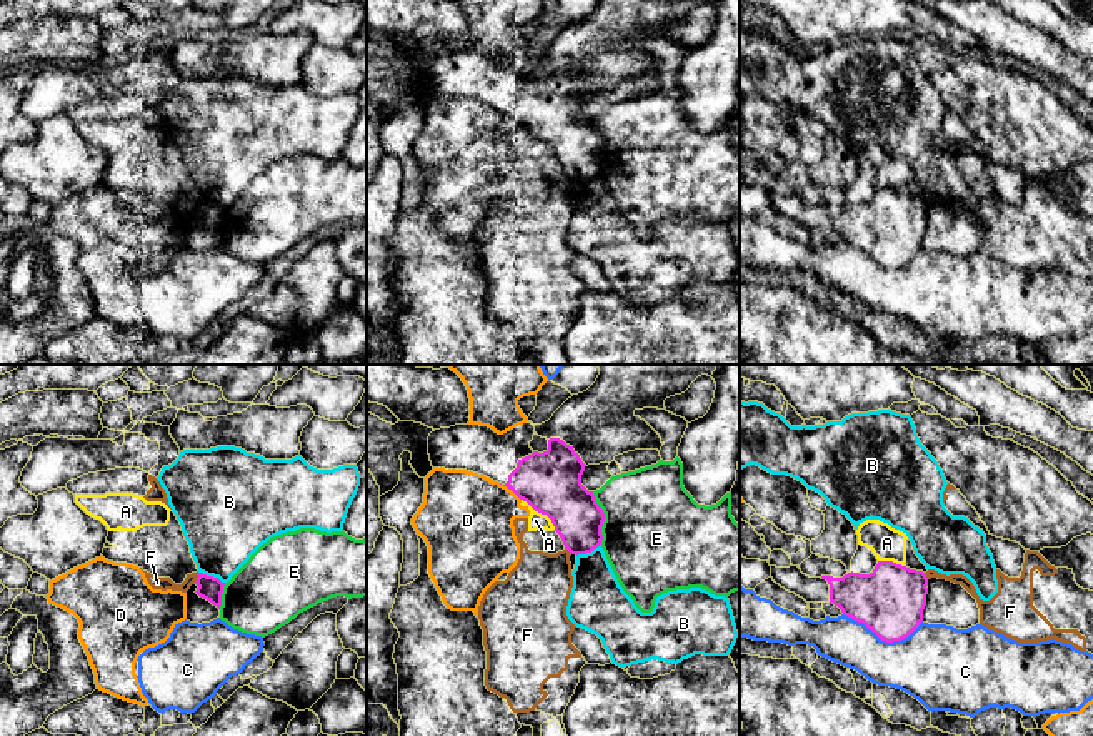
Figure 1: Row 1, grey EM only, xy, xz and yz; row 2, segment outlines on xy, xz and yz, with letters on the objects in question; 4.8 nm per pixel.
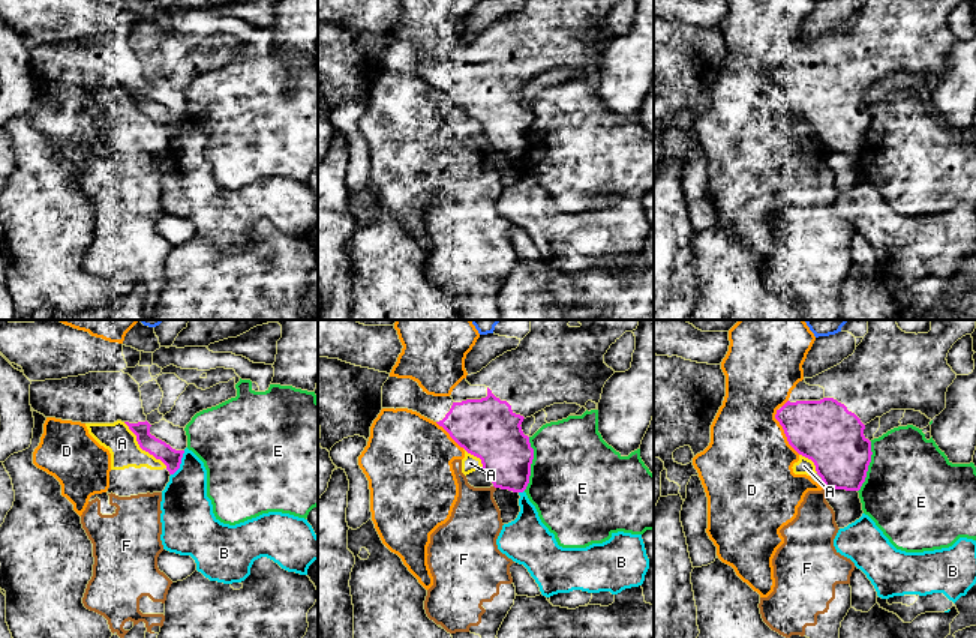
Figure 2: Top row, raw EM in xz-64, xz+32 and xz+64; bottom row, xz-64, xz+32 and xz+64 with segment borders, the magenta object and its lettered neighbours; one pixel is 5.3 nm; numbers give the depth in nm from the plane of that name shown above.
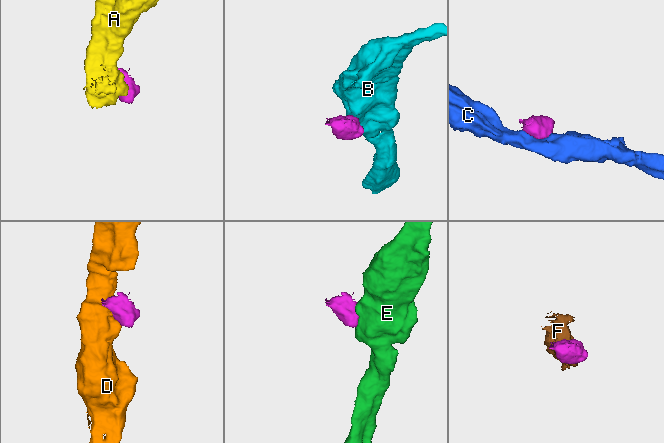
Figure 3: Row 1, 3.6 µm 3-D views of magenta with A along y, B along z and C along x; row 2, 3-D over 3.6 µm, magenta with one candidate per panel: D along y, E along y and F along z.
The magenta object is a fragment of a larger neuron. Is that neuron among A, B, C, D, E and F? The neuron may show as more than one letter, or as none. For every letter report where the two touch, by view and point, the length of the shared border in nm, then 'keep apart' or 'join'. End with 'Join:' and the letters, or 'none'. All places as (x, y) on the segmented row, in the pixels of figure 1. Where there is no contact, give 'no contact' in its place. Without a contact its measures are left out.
A: xz (540, 512) | 220 nm | keep apart
B: xy (212, 576) | 140 nm | keep apart
C: yz (883, 640) | 380 nm | keep apart
D: xz (510, 488) | 140 nm | keep apart
E: xz (603, 518) | 260 nm | keep apart
F: xy (197, 578) | 70 nm | keep apart
Join: none

